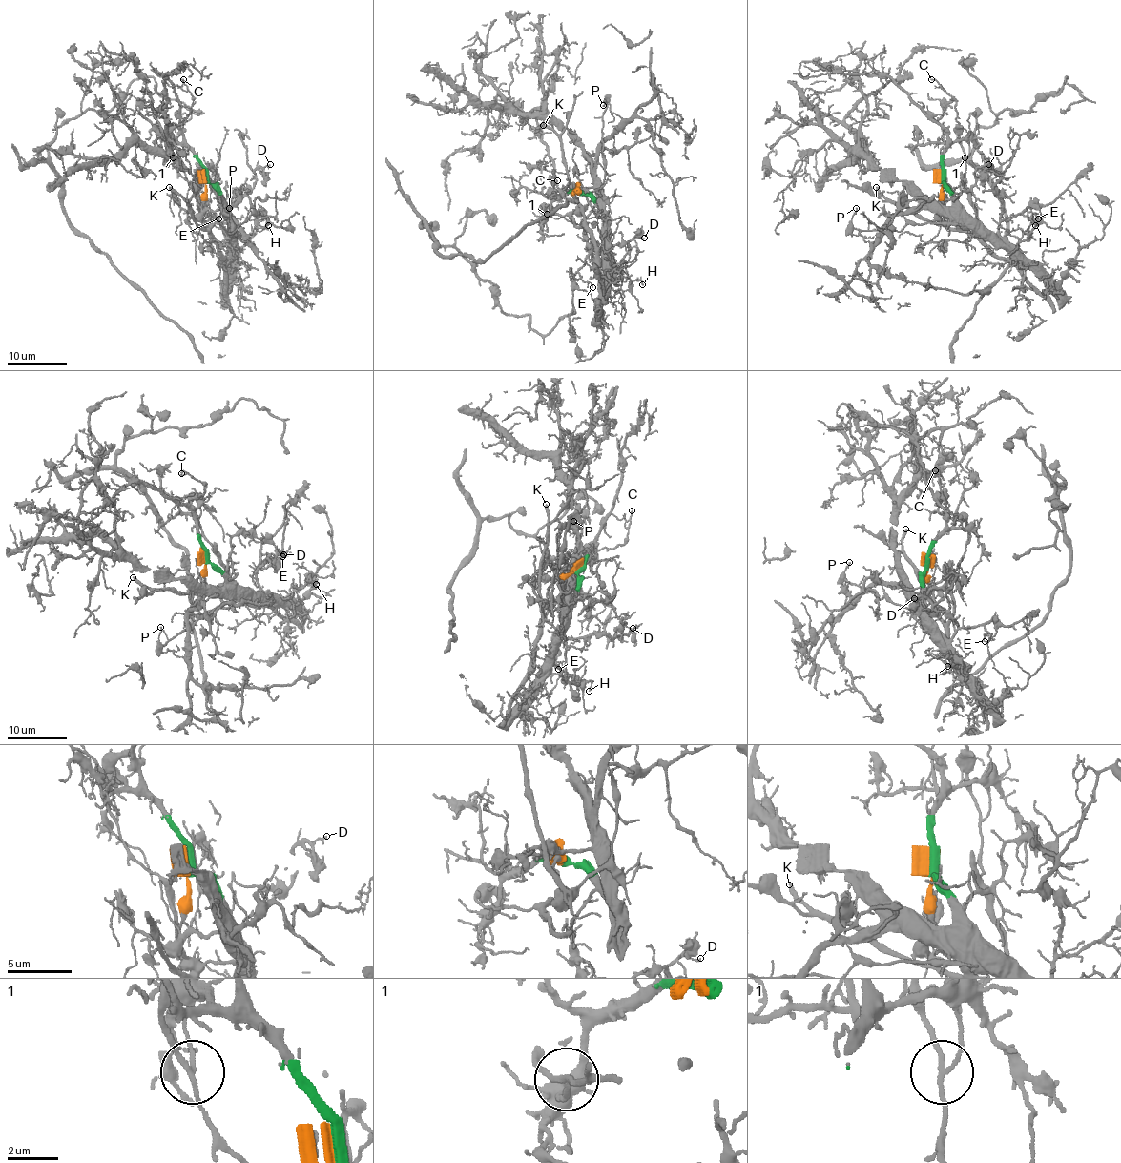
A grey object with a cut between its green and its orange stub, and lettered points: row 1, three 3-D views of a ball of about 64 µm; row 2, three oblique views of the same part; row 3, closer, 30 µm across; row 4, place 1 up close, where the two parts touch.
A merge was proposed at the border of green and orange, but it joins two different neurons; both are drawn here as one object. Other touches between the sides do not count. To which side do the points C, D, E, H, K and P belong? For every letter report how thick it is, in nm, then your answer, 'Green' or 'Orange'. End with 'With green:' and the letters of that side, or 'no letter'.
C: Thickness 130 nm. Orange
D: Thickness 140 nm. Green
E: Thickness 110 nm. Green
H: Thickness 170 nm. Green
K: Thickness 320 nm. Orange
P: Thickness 100 nm. Orange
With green: D, E, H

